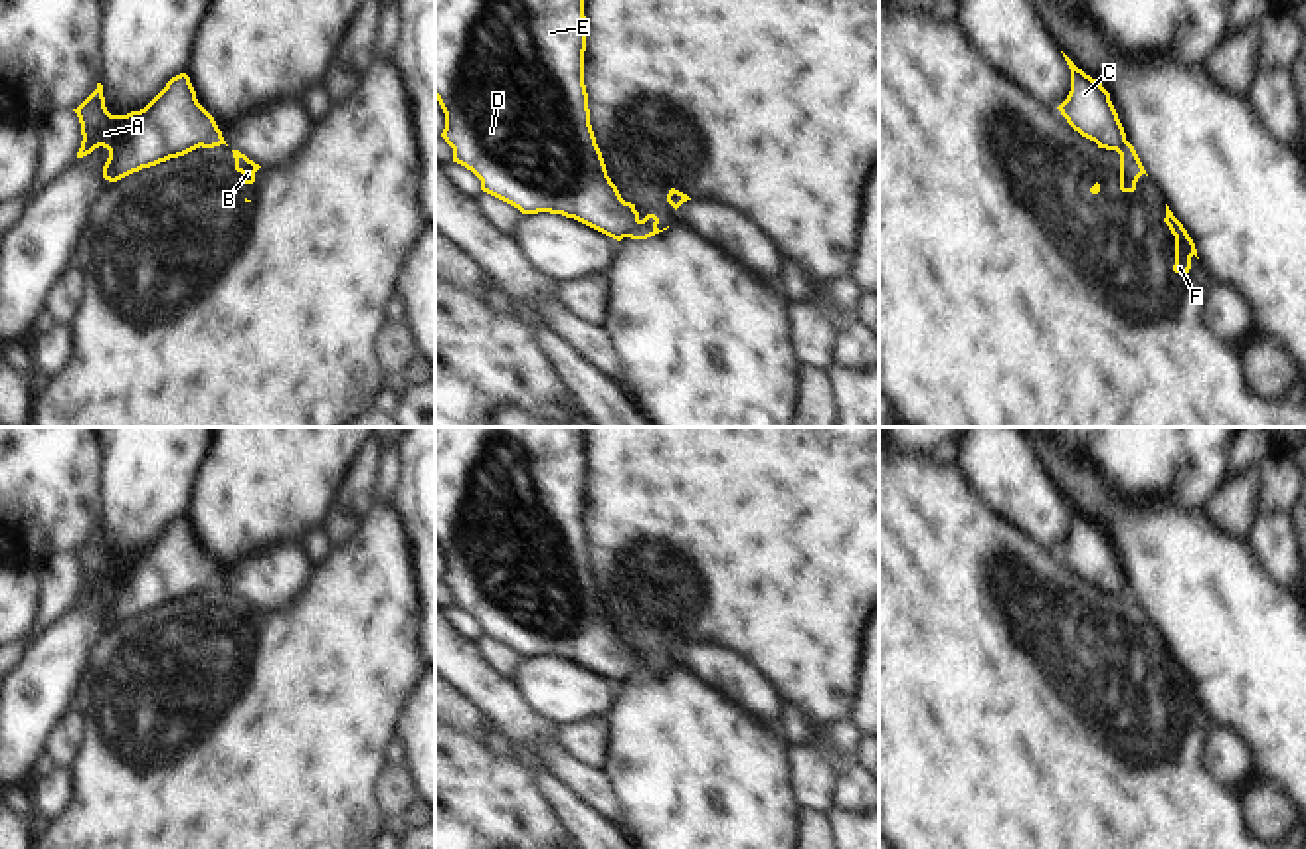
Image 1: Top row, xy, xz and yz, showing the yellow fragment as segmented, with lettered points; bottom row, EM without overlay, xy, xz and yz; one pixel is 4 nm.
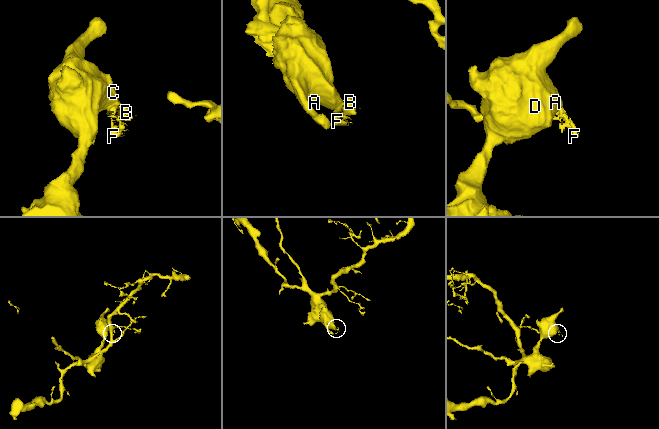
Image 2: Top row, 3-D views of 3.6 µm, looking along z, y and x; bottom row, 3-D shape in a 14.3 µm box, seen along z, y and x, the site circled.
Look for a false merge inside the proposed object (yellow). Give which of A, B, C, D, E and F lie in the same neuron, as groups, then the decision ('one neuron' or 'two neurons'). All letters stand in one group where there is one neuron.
groups A C D E / B F; two neurons

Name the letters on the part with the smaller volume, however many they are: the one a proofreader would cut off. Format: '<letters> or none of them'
B, F

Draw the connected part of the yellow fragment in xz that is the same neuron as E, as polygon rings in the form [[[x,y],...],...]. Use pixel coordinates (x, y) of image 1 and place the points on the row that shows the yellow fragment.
[[[435,0],[435,99],[445,113],[441,137],[453,148],[453,162],[471,170],[481,180],[483,192],[518,208],[522,214],[562,214],[621,241],[639,222],[639,212],[621,198],[596,144],[584,85],[586,34],[584,0]]]

